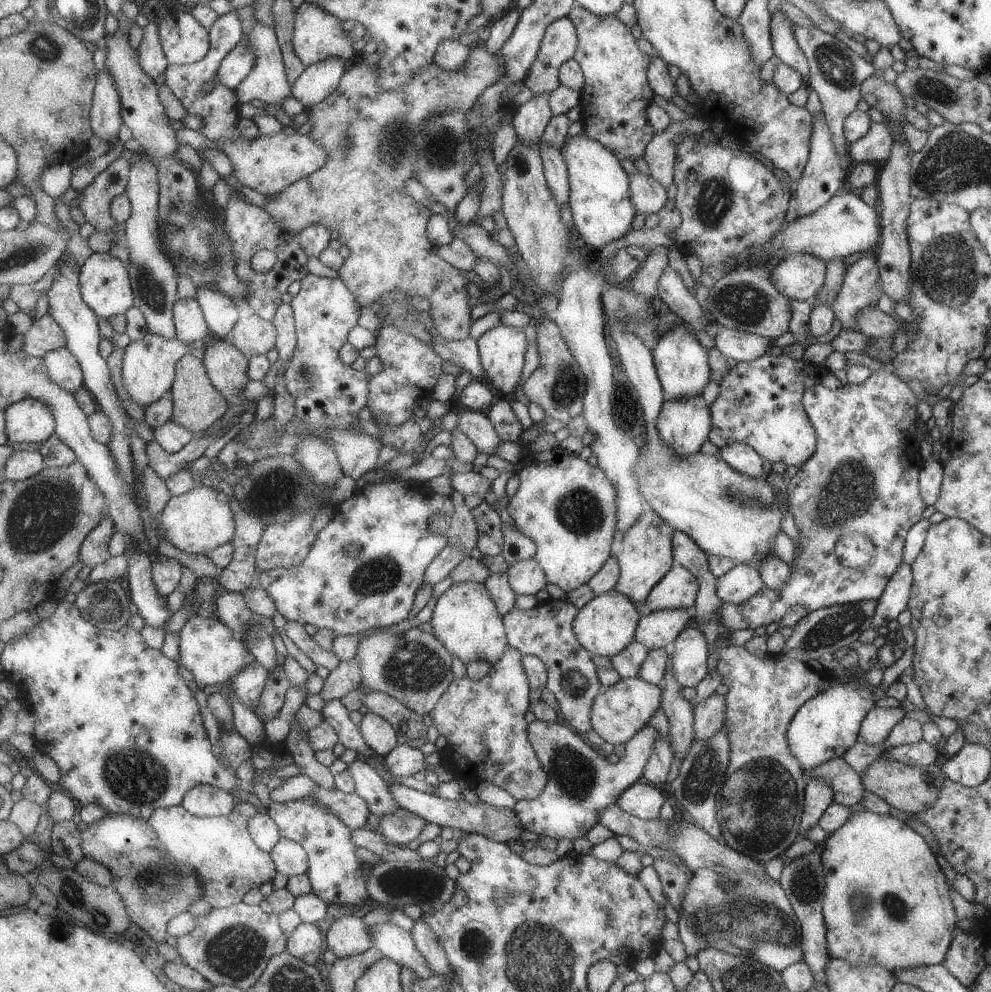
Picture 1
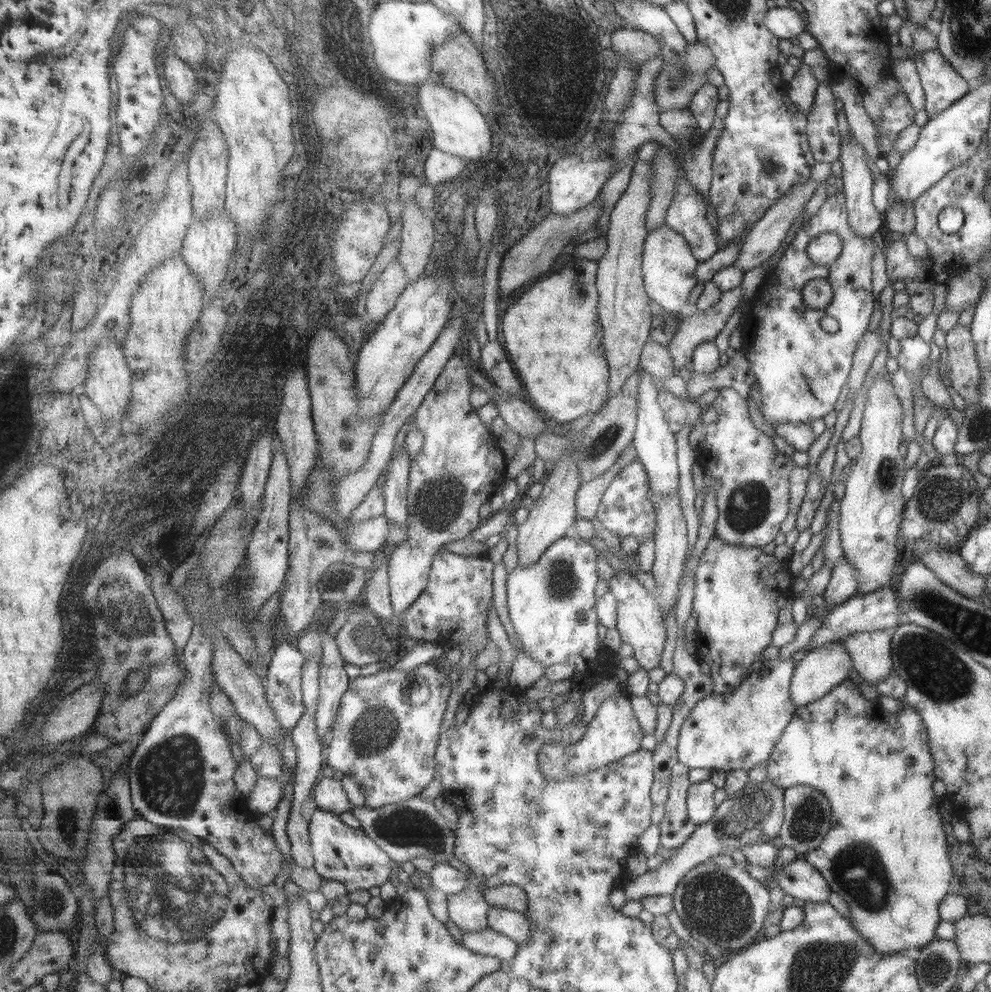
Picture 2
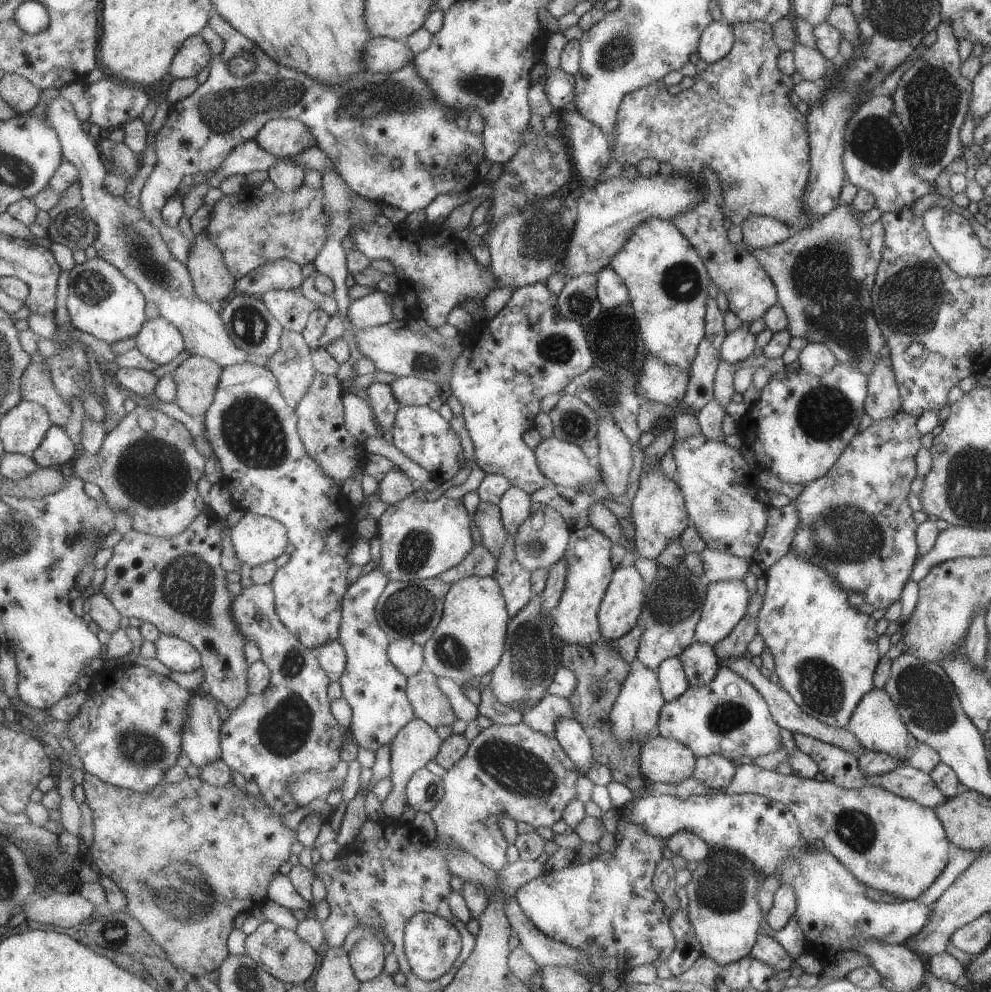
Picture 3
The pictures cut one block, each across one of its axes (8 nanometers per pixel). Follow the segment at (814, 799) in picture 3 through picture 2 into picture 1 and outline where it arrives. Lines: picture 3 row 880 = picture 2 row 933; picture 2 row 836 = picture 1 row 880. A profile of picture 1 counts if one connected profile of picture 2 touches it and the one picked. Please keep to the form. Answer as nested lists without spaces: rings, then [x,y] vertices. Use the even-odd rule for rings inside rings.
[[[858,810],[852,813],[848,820],[833,833],[820,850],[823,869],[825,870],[825,887],[823,896],[823,915],[827,928],[827,949],[832,959],[842,959],[854,966],[880,965],[889,971],[916,968],[926,965],[943,964],[946,953],[950,948],[953,936],[957,929],[956,914],[950,897],[950,888],[944,875],[943,869],[938,865],[936,855],[924,840],[924,837],[917,833],[908,823],[889,813],[873,813],[869,810]]]

